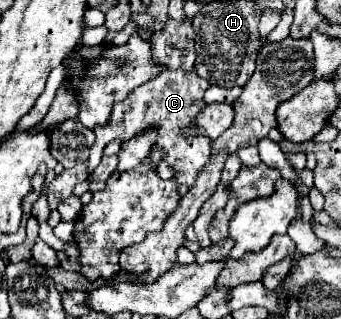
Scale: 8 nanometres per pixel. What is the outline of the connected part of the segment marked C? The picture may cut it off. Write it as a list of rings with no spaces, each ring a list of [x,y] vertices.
[[[163,69],[153,81],[147,81],[141,87],[137,87],[135,91],[131,91],[125,101],[121,101],[113,107],[109,125],[95,129],[95,143],[91,147],[91,155],[87,161],[89,175],[93,173],[99,159],[103,157],[103,149],[109,141],[113,141],[113,139],[125,141],[125,139],[131,139],[131,137],[143,133],[149,127],[153,127],[157,131],[157,143],[153,145],[153,149],[163,151],[163,159],[175,169],[177,183],[185,183],[187,187],[193,187],[197,173],[209,161],[211,141],[201,135],[185,137],[183,131],[195,121],[197,113],[205,109],[203,93],[207,89],[209,89],[209,83],[205,79],[201,79],[195,71],[185,73],[185,71],[177,71],[177,69],[175,71]]]

